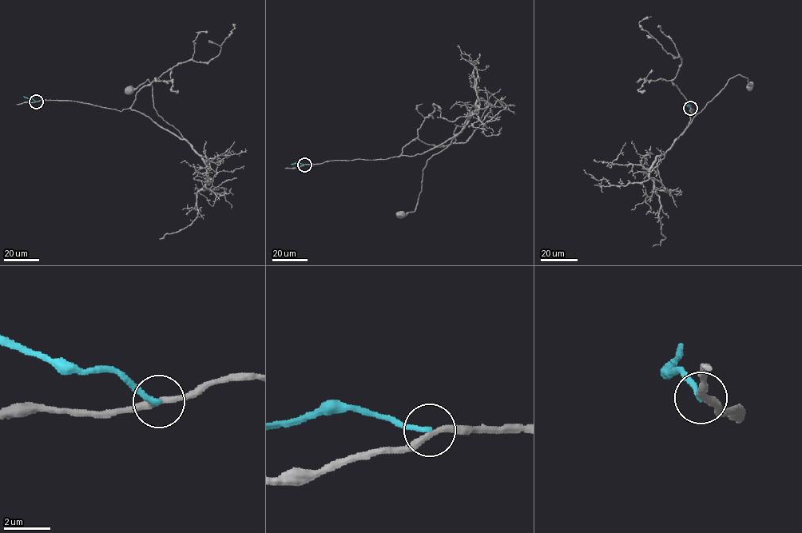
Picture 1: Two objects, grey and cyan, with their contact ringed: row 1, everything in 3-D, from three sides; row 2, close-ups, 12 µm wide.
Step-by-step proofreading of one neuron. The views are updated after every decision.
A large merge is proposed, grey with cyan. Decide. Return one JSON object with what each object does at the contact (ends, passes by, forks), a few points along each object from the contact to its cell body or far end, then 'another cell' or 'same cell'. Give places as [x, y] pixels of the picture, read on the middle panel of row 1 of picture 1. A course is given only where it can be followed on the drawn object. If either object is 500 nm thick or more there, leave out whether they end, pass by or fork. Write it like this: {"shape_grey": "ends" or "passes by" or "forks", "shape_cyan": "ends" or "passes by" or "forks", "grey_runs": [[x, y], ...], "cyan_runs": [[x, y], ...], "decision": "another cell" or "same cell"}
{"shape_grey": "passes by", "shape_cyan": "ends", "grey_runs": [[304, 165], [332, 160], [414, 156], [437, 147], [453, 137], [447, 146], [427, 161], [414, 211], [401, 214]], "cyan_runs": [[304, 165], [291, 165]], "decision": "another cell"}

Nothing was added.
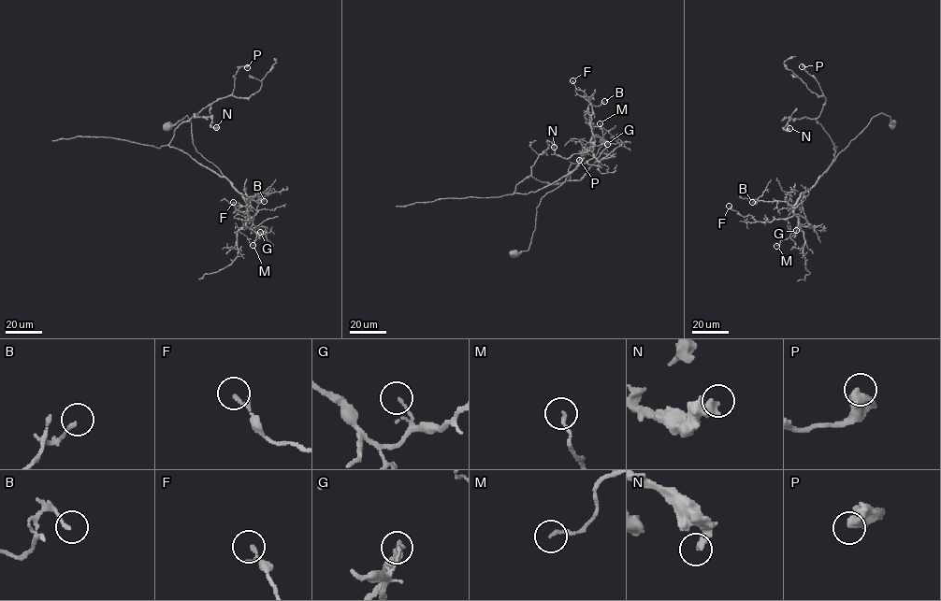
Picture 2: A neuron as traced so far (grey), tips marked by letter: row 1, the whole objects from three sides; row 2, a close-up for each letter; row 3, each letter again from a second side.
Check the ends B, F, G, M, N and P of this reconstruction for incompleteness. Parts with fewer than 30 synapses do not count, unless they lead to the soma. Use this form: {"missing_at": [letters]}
{"missing_at": []}

